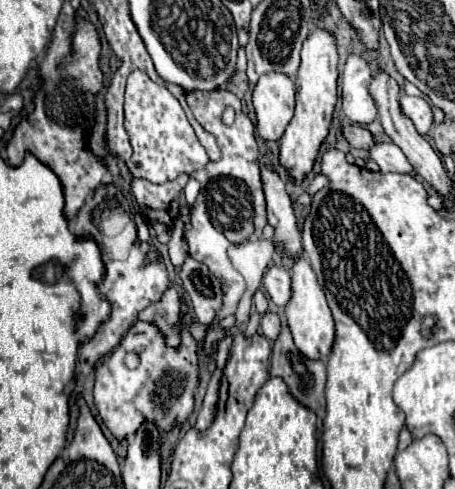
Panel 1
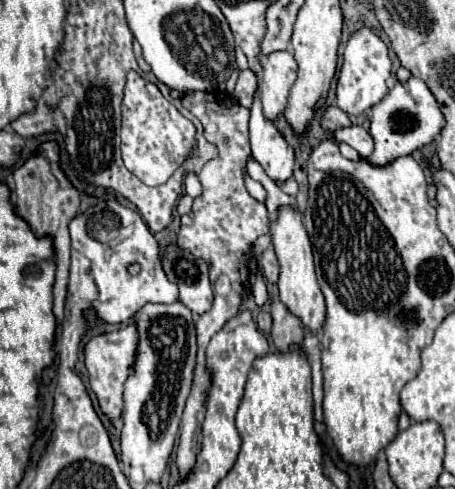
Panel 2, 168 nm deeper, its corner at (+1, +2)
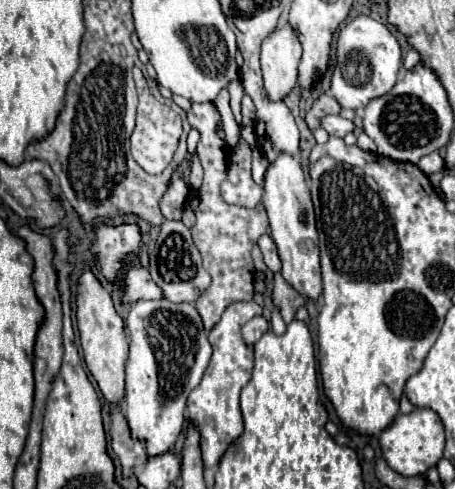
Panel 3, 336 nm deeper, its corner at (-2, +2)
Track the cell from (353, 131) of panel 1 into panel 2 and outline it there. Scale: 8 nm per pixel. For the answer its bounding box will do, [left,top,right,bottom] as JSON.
[321,105,351,131]

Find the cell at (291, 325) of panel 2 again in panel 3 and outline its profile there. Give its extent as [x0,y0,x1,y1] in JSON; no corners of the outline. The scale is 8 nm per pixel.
[272,273,306,323]

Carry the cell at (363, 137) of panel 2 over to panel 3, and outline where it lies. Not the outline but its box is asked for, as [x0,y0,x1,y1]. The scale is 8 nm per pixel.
[322,115,356,137]

